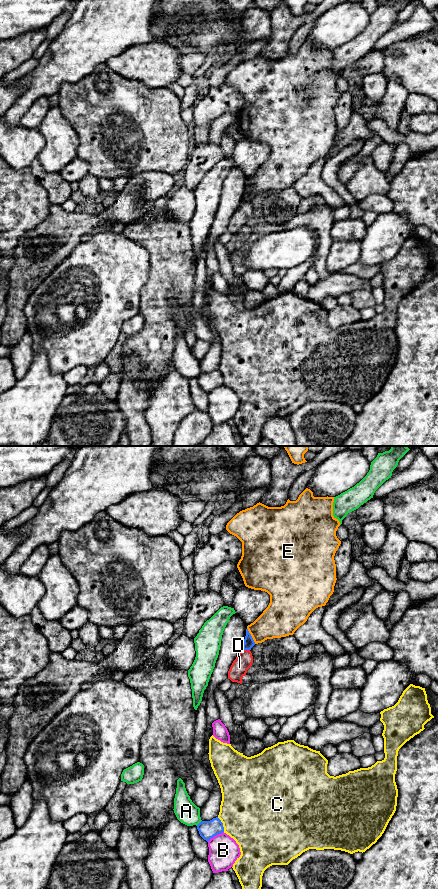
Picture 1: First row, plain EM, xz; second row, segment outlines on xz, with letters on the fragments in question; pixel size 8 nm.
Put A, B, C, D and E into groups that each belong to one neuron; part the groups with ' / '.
A / B / C / D / E

